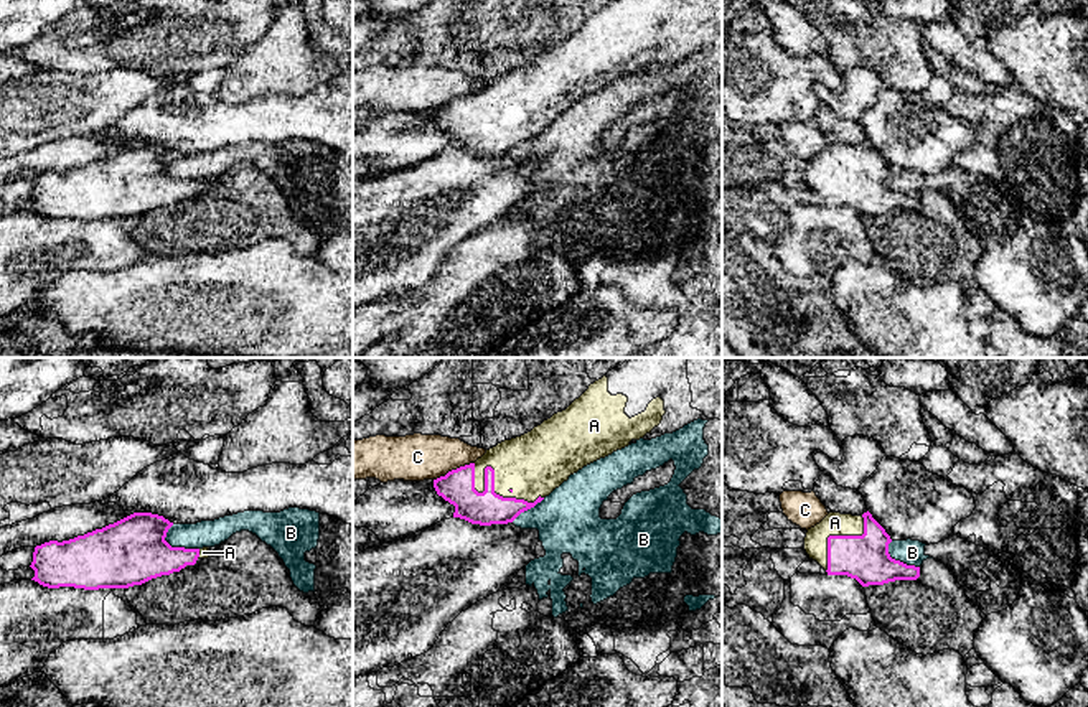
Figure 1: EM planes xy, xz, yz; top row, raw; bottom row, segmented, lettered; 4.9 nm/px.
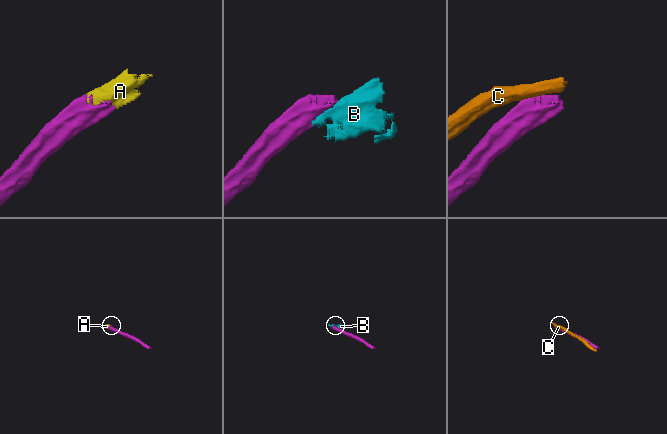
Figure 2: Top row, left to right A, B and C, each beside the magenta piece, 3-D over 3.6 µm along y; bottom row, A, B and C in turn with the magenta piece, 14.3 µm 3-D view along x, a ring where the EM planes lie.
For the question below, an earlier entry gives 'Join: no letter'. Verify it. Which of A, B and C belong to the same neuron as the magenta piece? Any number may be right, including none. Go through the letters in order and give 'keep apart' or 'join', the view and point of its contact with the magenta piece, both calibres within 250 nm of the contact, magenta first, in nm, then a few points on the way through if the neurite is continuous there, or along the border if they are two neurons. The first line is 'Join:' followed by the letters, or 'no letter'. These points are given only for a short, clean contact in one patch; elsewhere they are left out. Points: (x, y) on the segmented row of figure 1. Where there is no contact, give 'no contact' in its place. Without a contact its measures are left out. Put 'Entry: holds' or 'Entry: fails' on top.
Entry: fails
Join: A
A: join; contact xz (493, 473); calibres 170 and 320 nm
B: keep apart; contact xy (177, 547); calibres 320 and 130 nm
C: keep apart; contact xz (454, 470); calibres 170 and 220 nm; border xz (473, 462), (452, 468), (434, 480)

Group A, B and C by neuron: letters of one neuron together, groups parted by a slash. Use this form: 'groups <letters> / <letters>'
groups A / B / C

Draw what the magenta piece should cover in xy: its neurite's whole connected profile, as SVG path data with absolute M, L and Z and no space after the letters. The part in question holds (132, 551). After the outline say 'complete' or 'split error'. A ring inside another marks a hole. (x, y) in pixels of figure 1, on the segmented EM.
M134 513L74 539L45 542L35 547L31 580L48 588L129 588L209 557L209 547L171 547L165 541L171 526L163 516Z; split error

